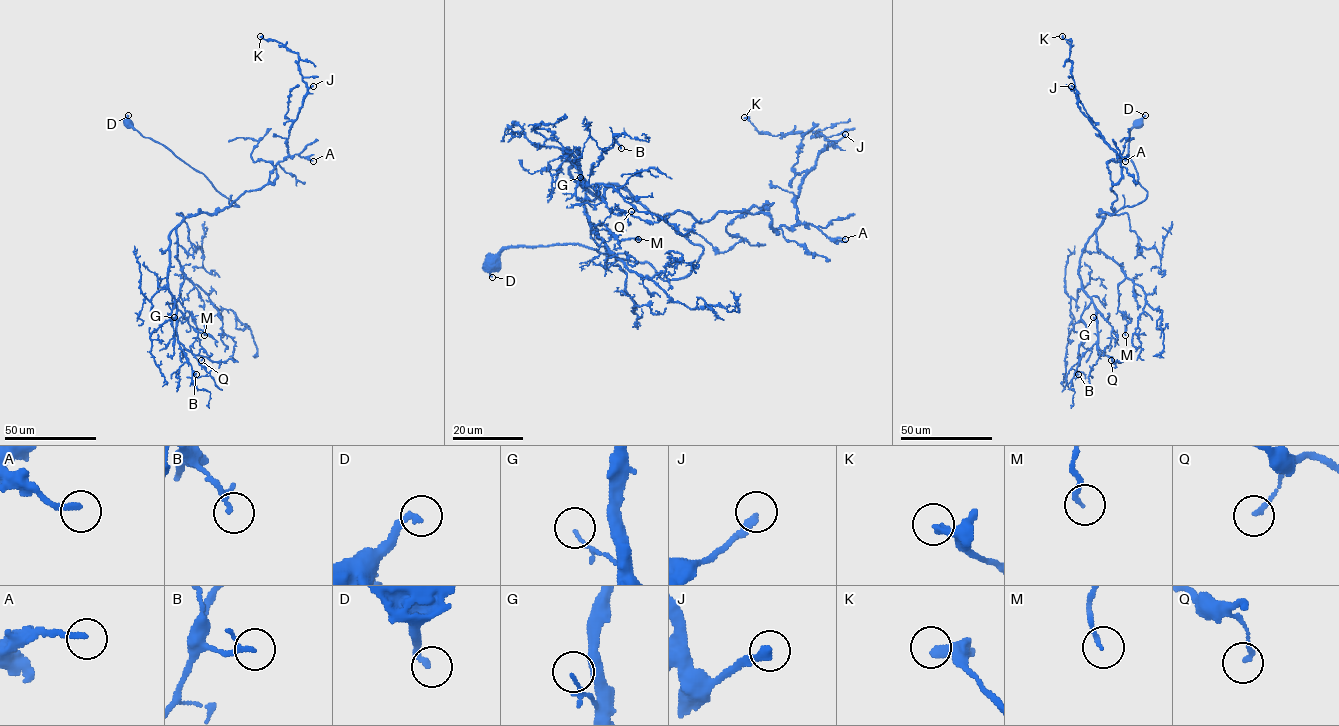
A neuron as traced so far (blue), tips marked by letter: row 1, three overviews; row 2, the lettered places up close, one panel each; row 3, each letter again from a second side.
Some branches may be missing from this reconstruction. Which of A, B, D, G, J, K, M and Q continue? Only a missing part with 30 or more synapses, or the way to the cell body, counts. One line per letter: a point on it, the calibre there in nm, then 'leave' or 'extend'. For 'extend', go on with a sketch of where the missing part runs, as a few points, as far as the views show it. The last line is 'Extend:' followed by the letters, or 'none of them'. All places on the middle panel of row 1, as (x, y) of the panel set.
A: place (845, 239); calibre 220 nm; leave
B: place (621, 148); calibre 130 nm; leave
D: place (492, 277); calibre 240 nm; leave
G: place (580, 177); calibre 80 nm; leave
J: place (845, 134); calibre 280 nm; leave
K: place (744, 117); calibre 360 nm; leave
M: place (638, 239); calibre 150 nm; leave
Q: place (631, 211); calibre 150 nm; leave
Extend: none of them

